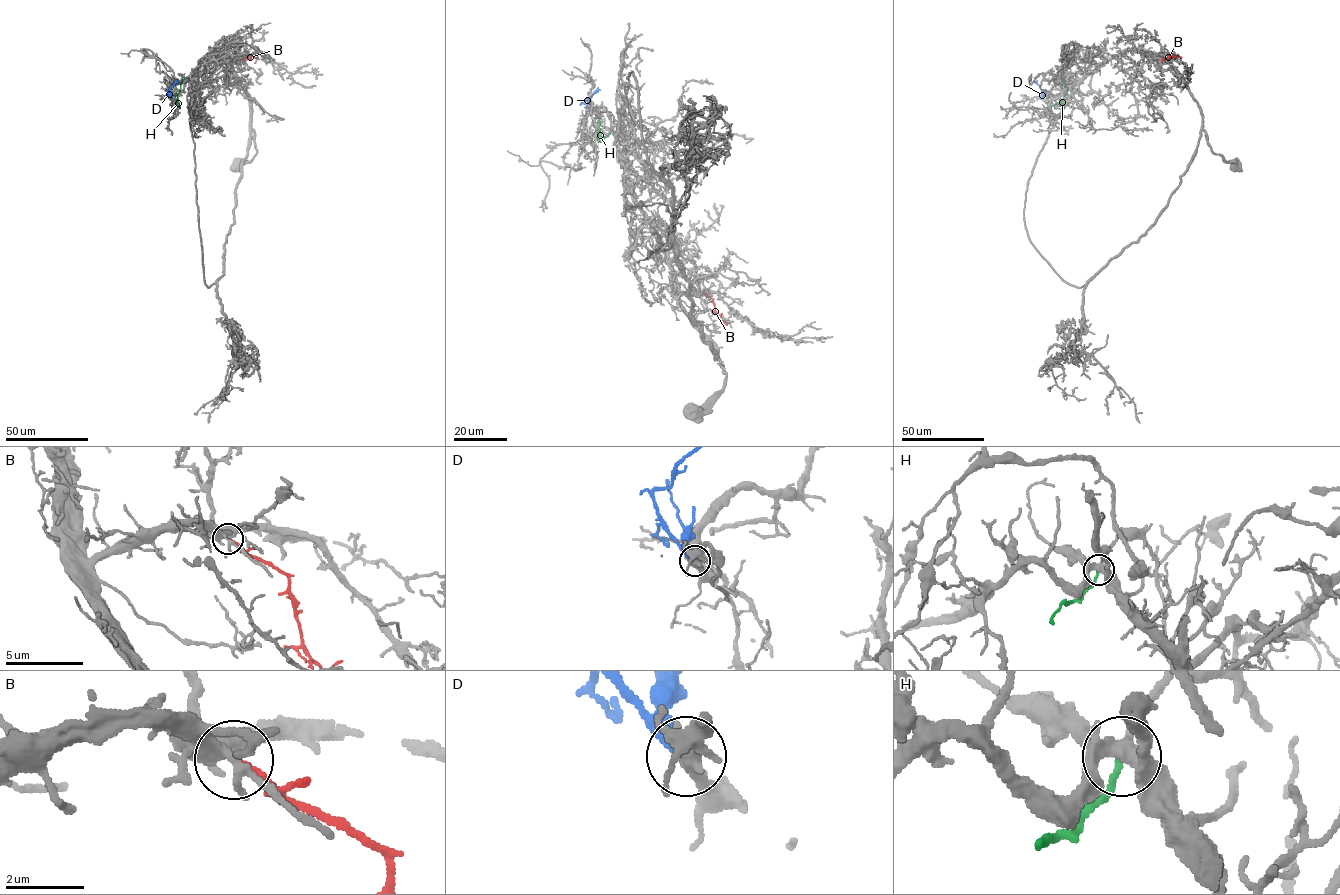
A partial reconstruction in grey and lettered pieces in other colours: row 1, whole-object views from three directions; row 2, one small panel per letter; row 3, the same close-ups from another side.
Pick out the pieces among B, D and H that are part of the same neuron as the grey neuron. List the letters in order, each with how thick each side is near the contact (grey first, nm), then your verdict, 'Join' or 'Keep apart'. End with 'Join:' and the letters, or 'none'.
B: Thickness 480 nm (grey) against 200 nm. Join
D: Thickness 280 nm (grey) against 320 nm. Keep apart
H: Thickness 440 nm (grey) against 200 nm. Join
Join: B, H

